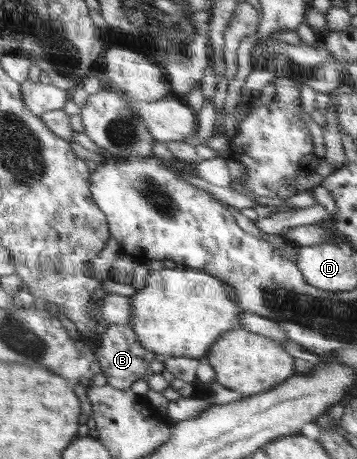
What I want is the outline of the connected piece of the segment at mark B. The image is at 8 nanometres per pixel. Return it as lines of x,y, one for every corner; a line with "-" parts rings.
109,324
100,339
100,346
96,346
95,354
108,385
117,389
130,389
134,382
150,372
148,364
155,359
155,354
144,350
138,344
134,329
131,329
130,325

